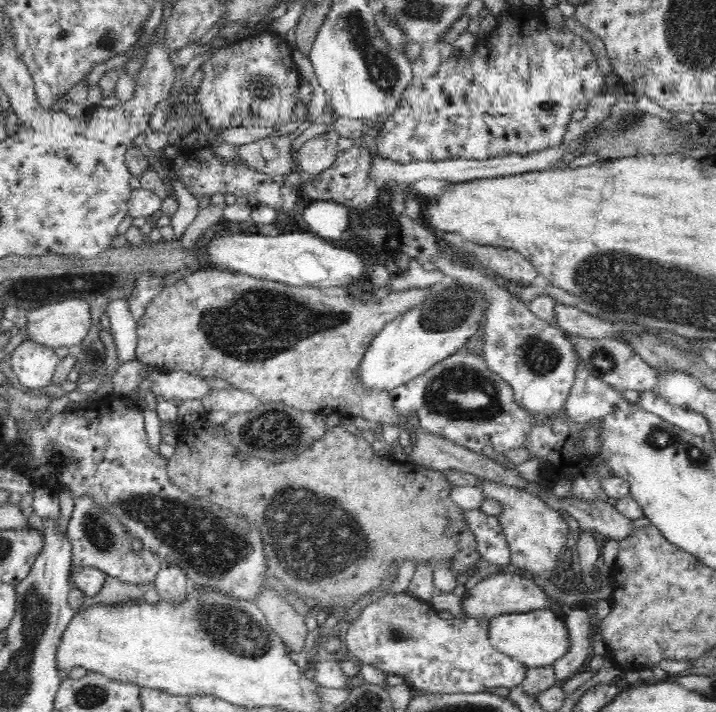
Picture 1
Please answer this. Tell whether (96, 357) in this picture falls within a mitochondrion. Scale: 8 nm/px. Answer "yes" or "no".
no

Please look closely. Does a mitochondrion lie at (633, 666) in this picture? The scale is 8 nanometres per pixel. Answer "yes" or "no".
no

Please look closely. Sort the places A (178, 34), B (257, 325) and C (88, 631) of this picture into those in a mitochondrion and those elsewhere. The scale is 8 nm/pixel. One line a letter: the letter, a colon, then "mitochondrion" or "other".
A: other
B: mitochondrion
C: other

